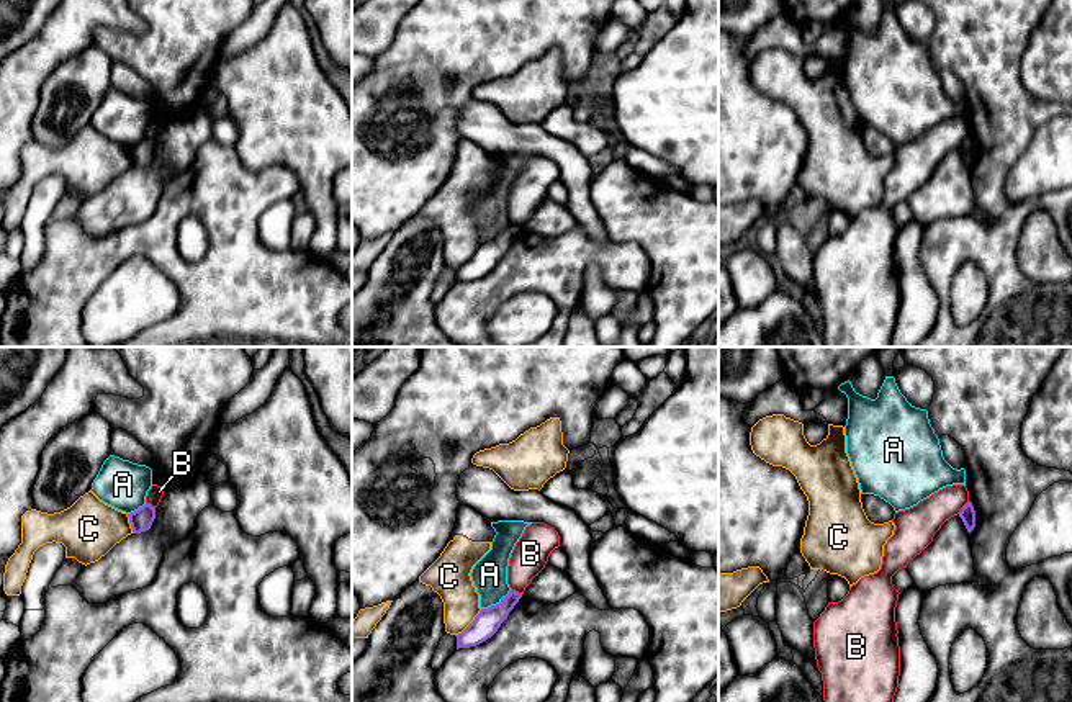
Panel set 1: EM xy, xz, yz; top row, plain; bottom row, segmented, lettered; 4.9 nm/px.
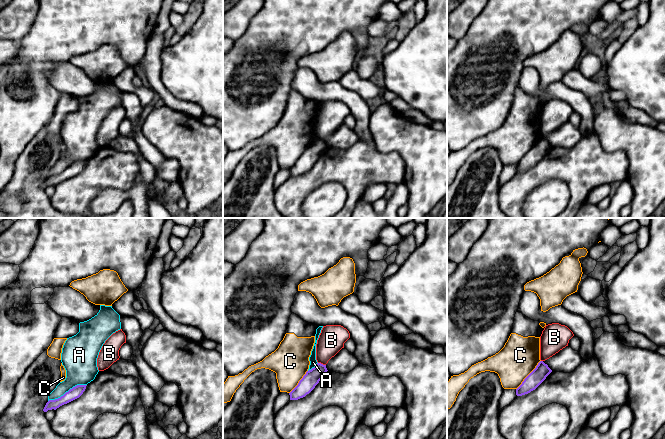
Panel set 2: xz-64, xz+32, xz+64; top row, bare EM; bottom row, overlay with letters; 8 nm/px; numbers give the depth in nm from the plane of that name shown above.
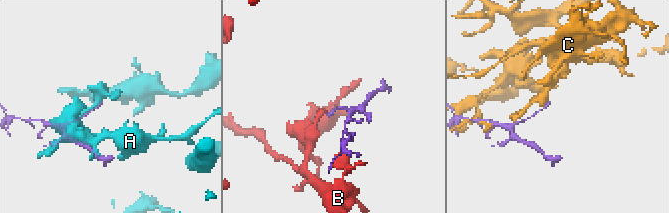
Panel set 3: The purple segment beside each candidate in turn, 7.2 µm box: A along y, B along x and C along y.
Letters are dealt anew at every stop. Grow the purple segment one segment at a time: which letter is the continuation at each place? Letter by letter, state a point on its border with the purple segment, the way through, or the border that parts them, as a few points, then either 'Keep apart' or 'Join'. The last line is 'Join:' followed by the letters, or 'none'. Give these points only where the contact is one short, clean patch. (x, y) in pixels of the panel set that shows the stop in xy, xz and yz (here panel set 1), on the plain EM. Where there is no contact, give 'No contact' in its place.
A: Touches purple at xz (496, 238). Keep apart
B: Touches purple at yz (963, 141). Boundary: yz (969, 134), (958, 146). Keep apart
C: Touches purple at xz (470, 257). Keep apart
Join: none

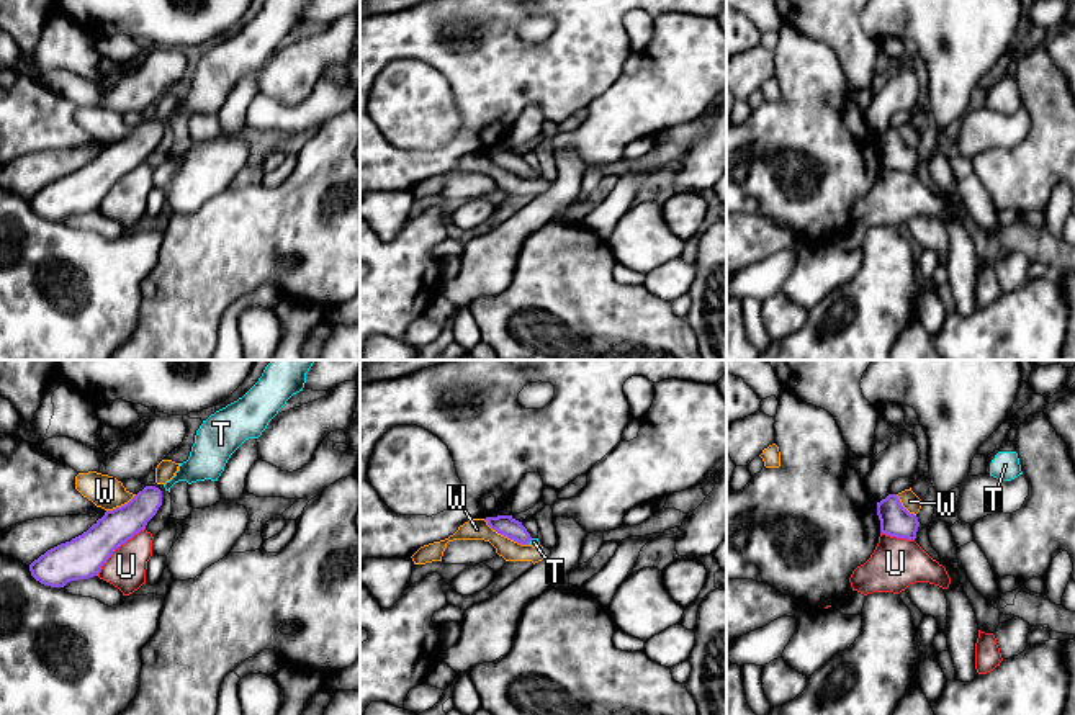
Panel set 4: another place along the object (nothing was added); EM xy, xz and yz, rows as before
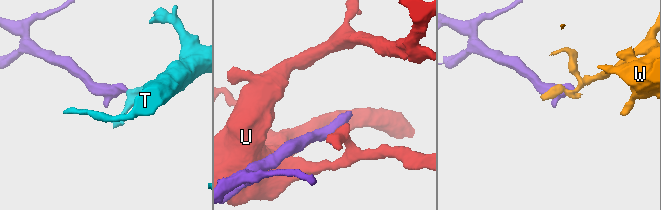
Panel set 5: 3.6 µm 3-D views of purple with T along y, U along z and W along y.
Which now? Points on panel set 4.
T: Touches purple at xz (529, 175). Path across: xz (506, 159), (529, 175), (534, 175). Join
U: Touches purple at xy (116, 180). Boundary: xy (144, 161), (123, 175), (97, 208). Keep apart
W: Touches purple at xz (506, 169). Boundary: xz (483, 152), (498, 166), (527, 179). Keep apart
Join: T

